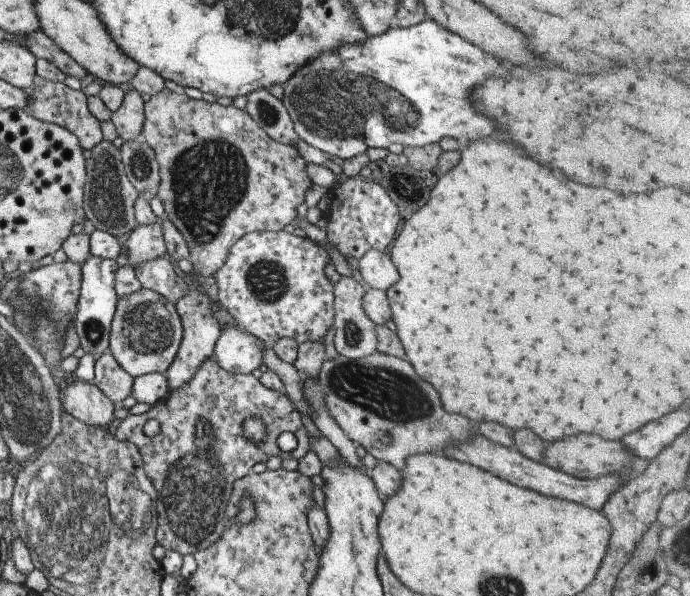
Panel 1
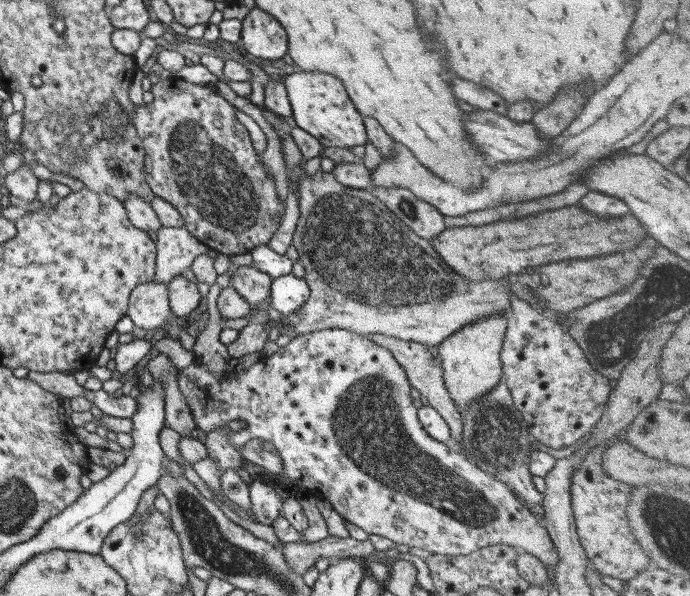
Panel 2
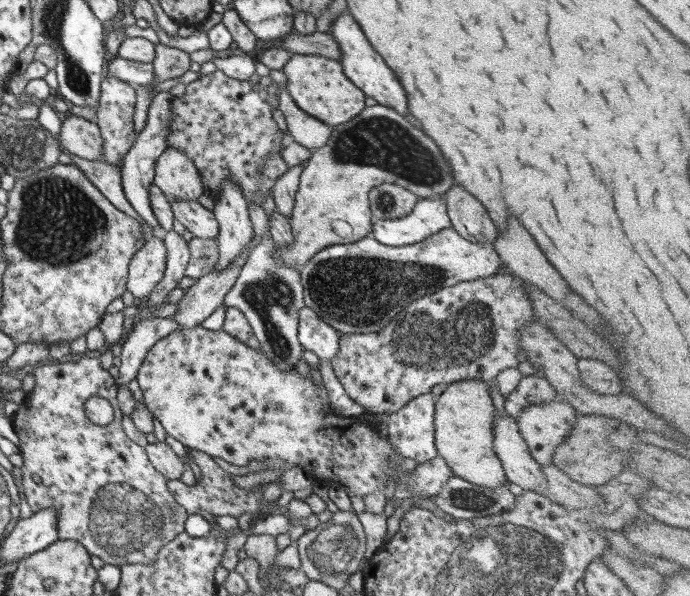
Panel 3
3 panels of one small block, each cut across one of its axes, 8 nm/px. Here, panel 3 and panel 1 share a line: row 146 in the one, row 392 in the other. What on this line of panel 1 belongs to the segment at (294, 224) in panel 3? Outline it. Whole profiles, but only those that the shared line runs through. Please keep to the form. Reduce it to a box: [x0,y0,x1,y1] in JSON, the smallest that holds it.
[315,352,475,472]

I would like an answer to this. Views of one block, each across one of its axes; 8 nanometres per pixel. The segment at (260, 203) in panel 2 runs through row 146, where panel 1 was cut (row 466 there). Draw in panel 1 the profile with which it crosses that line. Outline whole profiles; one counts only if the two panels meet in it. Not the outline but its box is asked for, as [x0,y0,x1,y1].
[114,358,310,556]

